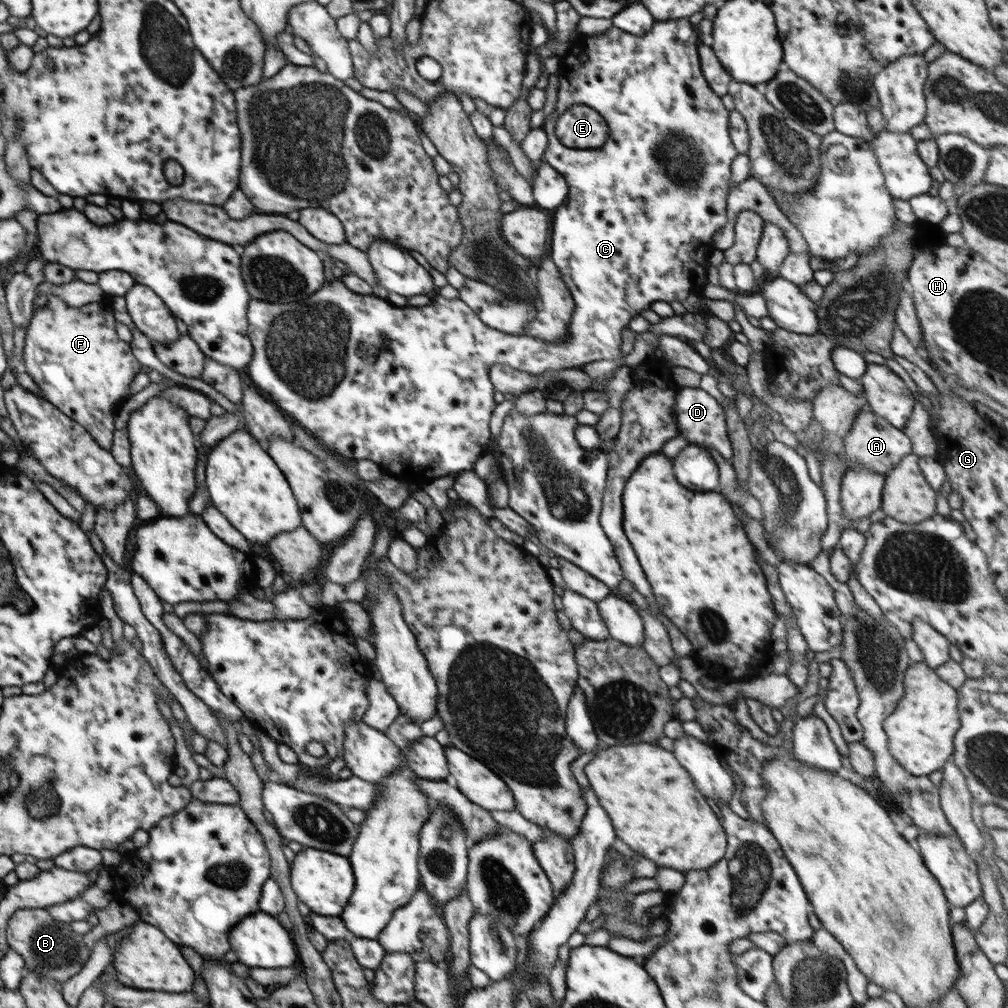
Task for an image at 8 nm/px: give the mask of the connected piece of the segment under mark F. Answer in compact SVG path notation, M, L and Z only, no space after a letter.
M47 294L47 298L47 303L33 312L27 326L24 346L26 373L34 379L44 400L48 400L65 416L84 427L94 440L108 451L112 446L116 429L113 424L116 409L128 398L128 389L140 373L142 365L133 356L131 344L122 341L116 332L116 319L114 319L110 297L85 304L82 308L62 304L59 296Z

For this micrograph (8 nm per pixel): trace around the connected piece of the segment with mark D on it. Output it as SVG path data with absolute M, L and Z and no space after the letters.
M677 388L676 405L674 405L675 420L679 426L679 434L690 444L714 447L726 460L733 457L733 446L727 431L725 410L718 404L716 398L700 388Z

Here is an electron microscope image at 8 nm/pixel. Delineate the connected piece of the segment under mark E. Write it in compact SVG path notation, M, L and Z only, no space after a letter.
M576 104L560 115L555 133L560 143L568 148L596 149L606 144L609 128L599 112L584 104Z

